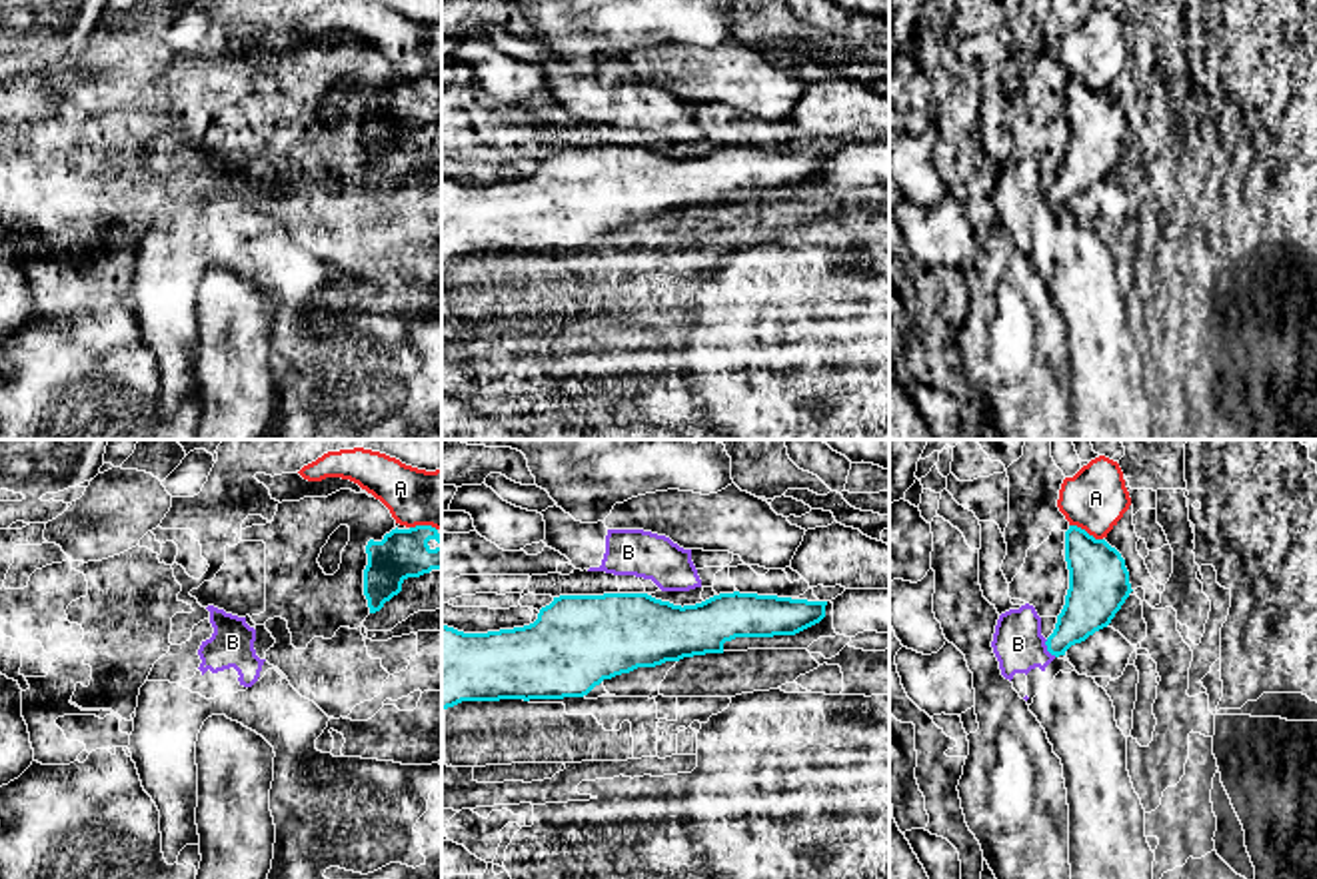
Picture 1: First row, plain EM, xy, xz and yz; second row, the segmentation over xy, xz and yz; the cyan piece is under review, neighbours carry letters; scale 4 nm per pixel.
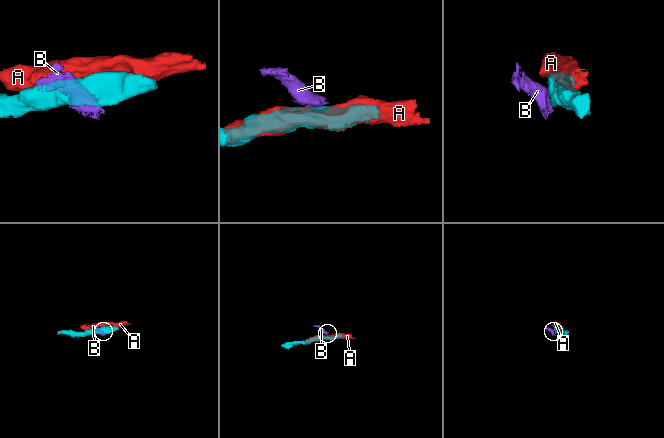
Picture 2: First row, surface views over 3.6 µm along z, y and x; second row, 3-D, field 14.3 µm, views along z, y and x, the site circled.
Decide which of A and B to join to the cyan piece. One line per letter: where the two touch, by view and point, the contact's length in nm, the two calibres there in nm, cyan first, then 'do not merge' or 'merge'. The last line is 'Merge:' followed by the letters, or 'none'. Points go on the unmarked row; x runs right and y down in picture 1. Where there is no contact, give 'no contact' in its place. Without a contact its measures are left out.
A: yz (1084, 82) | 150 nm | 240/260 nm | do not merge
B: yz (1048, 202) | 80 nm | 200/200 nm | do not merge
Merge: none

